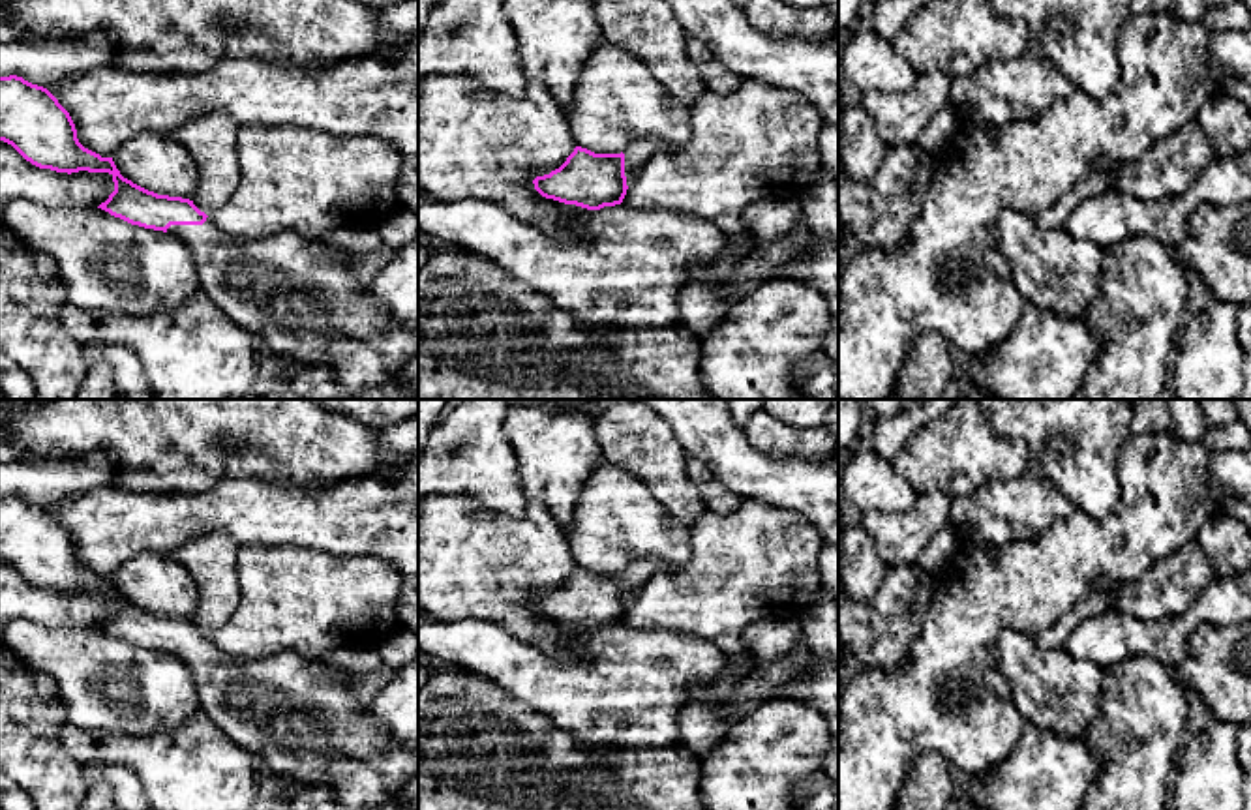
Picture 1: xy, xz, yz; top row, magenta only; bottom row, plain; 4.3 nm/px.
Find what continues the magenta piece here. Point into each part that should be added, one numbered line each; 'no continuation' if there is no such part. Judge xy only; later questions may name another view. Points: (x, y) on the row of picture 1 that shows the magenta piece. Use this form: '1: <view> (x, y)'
1: xy (299, 297)

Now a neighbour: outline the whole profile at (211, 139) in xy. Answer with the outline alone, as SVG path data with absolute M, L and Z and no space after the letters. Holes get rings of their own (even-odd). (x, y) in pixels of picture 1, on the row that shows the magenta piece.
M225 111L186 120L171 135L197 165L193 204L210 214L221 208L240 182L236 156L238 122Z

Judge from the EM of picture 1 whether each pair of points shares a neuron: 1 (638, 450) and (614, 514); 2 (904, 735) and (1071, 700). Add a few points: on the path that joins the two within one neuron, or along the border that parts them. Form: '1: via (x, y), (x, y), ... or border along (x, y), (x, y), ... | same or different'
1: border along (604, 456), (633, 473), (661, 503) | different
2: border along (1011, 700), (1026, 720) | different

